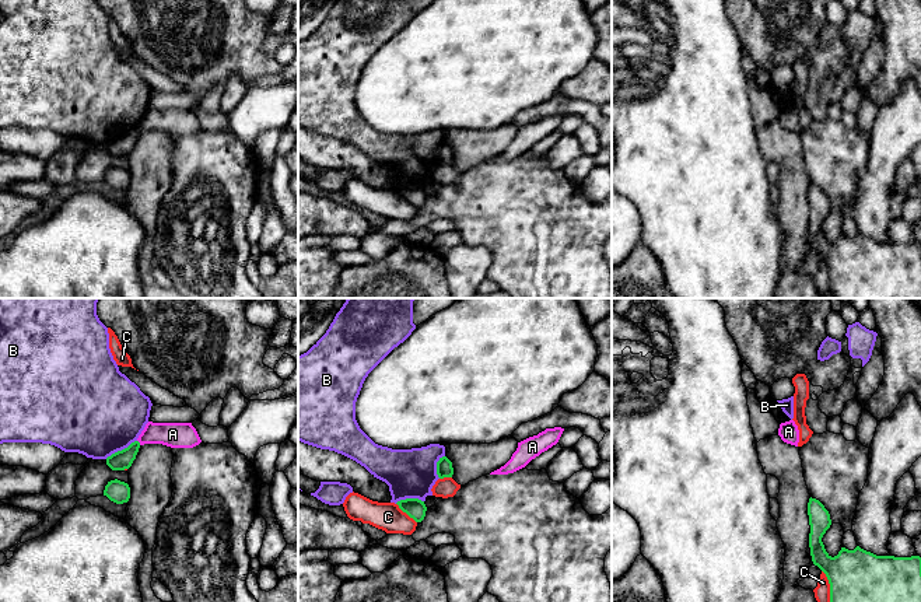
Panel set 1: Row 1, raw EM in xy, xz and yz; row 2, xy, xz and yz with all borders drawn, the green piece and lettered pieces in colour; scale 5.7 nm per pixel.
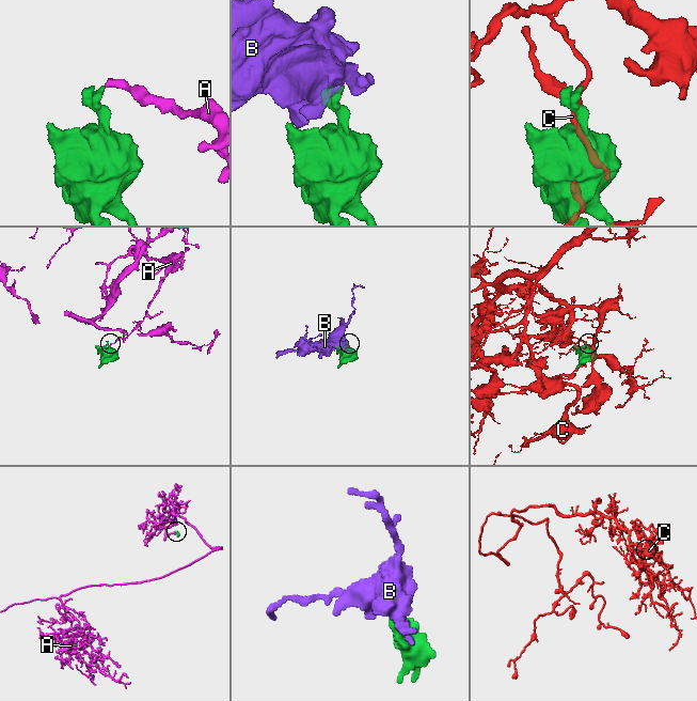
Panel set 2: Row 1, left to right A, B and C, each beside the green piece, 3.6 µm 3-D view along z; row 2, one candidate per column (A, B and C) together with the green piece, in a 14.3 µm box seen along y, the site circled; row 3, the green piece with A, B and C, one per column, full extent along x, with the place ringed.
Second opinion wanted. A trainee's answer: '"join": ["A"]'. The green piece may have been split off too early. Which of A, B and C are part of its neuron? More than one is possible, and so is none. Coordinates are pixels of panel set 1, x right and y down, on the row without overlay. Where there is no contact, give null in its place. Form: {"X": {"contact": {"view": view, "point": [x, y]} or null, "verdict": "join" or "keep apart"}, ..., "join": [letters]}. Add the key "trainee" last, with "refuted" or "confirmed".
{"A": {"contact": {"view": "xy", "point": [139, 129]}, "verdict": "keep apart"}, "B": {"contact": {"view": "xy", "point": [122, 136]}, "verdict": "keep apart"}, "C": {"contact": {"view": "yz", "point": [830, 273]}, "verdict": "keep apart"}, "join": [], "trainee": "refuted"}

